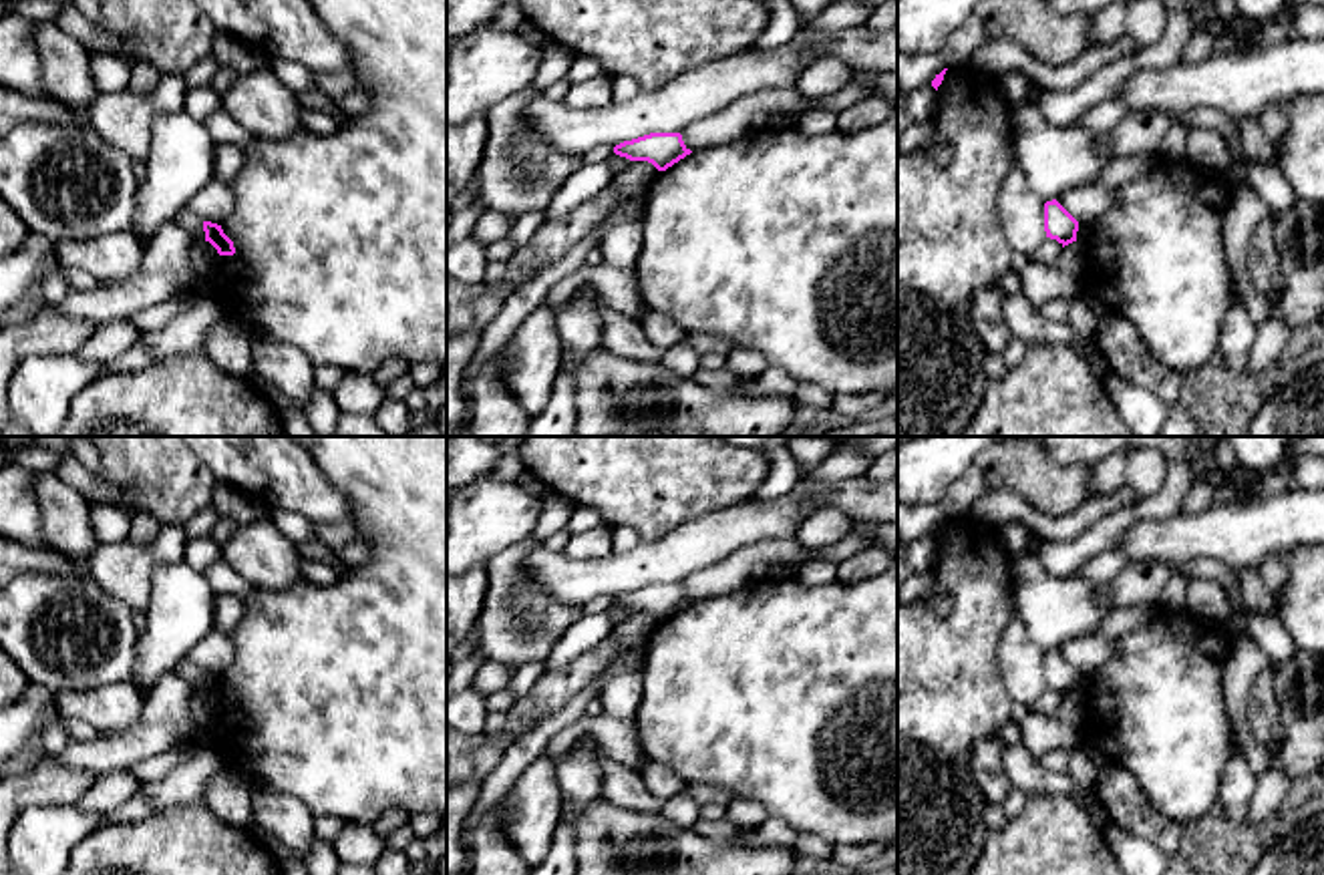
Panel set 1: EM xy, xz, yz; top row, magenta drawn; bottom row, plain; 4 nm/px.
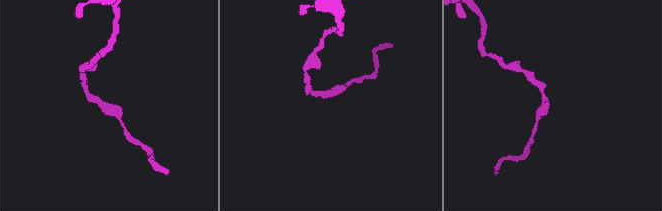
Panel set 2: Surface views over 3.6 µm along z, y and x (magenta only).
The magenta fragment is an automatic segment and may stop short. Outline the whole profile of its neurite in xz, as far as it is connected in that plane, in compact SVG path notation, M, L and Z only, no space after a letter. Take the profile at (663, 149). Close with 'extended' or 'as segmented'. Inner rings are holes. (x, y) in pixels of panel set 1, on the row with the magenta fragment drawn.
M650 133L614 147L614 153L630 161L648 161L658 171L666 171L692 151L680 133Z; as segmented

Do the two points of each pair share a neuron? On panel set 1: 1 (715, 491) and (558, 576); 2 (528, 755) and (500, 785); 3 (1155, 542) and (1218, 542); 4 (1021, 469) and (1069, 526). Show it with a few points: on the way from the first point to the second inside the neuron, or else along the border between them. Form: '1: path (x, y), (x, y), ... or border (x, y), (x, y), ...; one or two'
1: border (687, 521), (642, 542); two
2: path (520, 761), (504, 777); one
3: path (1172, 542), (1202, 542); one
4: border (1019, 493), (1053, 515), (1067, 515), (1091, 497); two

